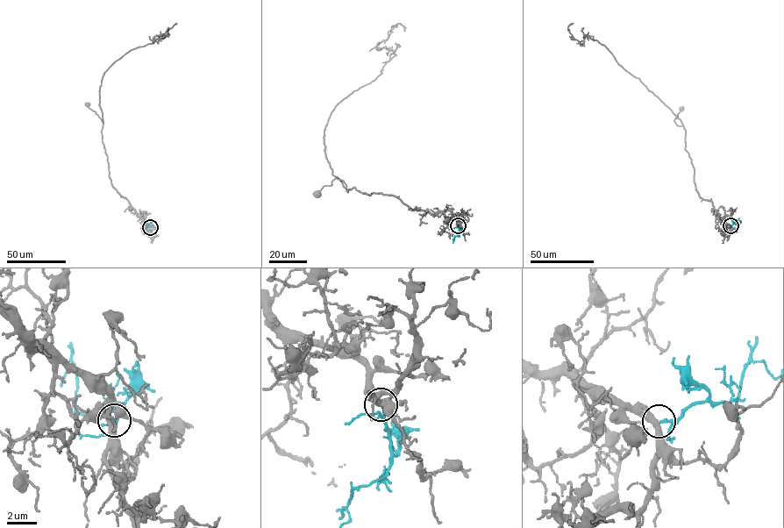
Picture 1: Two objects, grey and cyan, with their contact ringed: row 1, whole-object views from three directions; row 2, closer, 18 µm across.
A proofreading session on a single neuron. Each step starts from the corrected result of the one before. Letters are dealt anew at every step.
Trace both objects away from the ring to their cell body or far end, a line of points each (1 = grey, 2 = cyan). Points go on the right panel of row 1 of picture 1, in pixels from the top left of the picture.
1: (730, 225), (718, 219), (712, 202), (696, 189), (694, 168), (685, 149), (686, 130), (674, 119), (681, 109)
2: (730, 225), (741, 220)

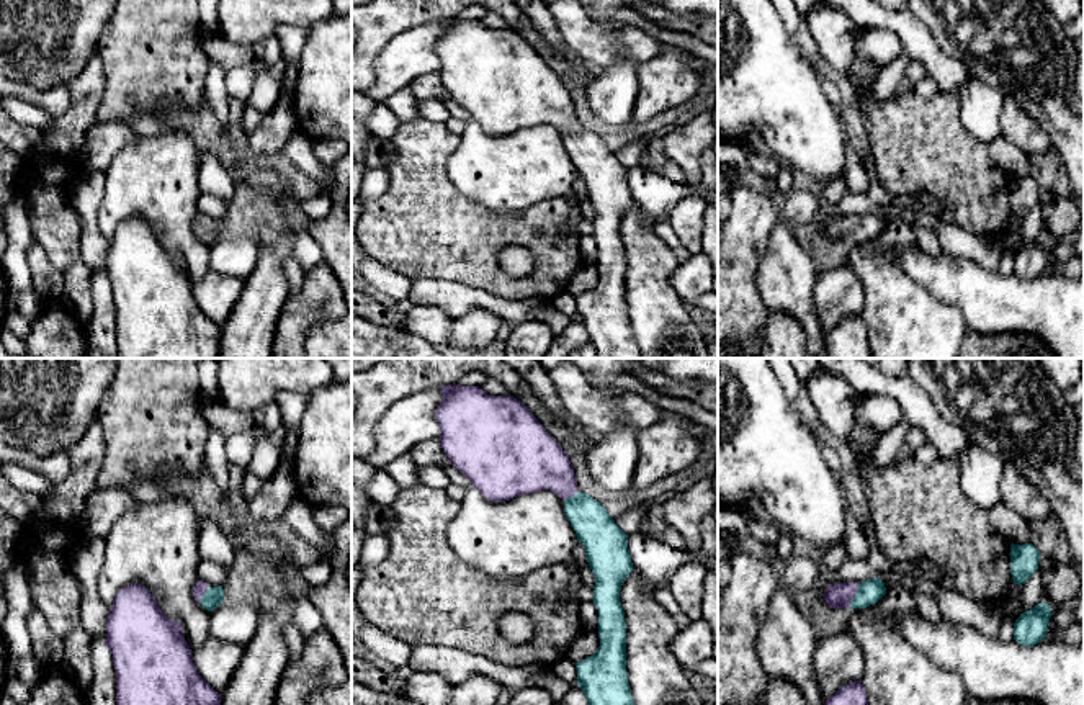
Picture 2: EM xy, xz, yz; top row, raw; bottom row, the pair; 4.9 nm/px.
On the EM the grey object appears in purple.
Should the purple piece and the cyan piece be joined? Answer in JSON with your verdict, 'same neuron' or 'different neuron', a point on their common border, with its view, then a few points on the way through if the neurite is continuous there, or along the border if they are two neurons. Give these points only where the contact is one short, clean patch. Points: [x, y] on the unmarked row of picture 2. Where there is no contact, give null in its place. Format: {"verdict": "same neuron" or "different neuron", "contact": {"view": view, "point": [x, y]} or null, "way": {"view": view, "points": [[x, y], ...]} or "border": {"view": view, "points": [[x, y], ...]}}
{"verdict": "same neuron", "contact": {"view": "yz", "point": [854, 229]}, "way": {"view": "yz", "points": [[837, 229], [854, 229], [868, 226]]}}

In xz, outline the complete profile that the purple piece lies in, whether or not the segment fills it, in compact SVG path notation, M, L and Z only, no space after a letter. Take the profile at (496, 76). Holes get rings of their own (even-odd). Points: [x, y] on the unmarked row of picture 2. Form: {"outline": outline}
{"outline": "M456 16L438 21L443 26L435 46L440 79L450 98L456 100L487 134L505 136L541 123L549 123L564 134L567 154L584 178L587 196L595 208L594 237L598 244L600 280L595 288L576 296L577 319L584 324L597 358L641 358L626 308L626 255L620 236L621 219L633 204L628 168L598 134L577 124L569 90L517 31L490 29L479 20Z"}

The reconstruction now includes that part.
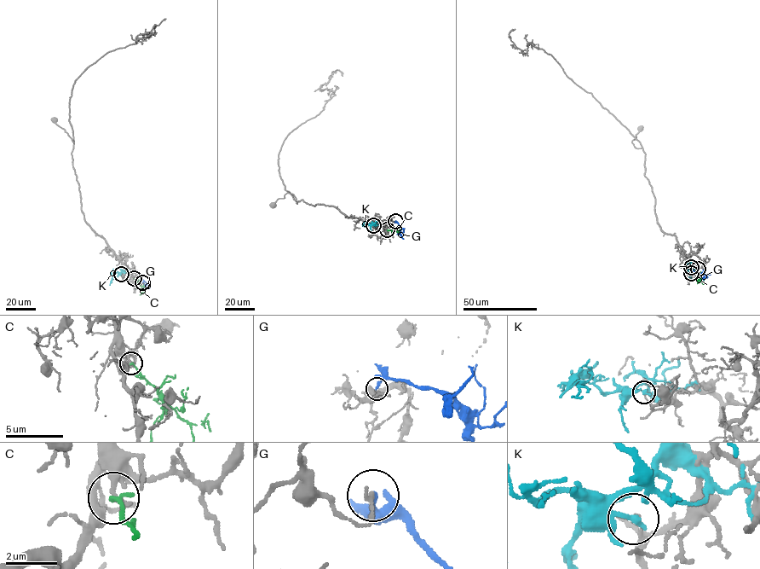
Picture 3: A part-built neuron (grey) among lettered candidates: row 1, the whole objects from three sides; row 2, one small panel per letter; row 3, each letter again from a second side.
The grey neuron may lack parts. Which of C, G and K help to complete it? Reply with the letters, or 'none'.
C

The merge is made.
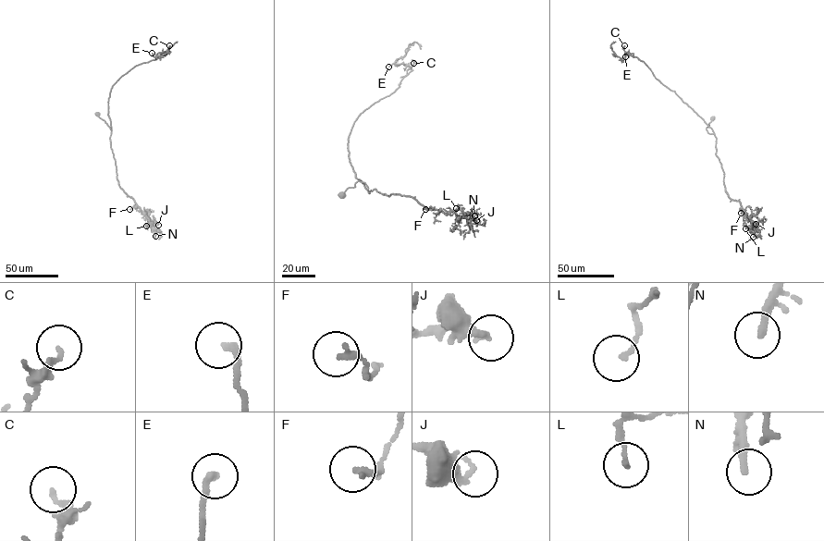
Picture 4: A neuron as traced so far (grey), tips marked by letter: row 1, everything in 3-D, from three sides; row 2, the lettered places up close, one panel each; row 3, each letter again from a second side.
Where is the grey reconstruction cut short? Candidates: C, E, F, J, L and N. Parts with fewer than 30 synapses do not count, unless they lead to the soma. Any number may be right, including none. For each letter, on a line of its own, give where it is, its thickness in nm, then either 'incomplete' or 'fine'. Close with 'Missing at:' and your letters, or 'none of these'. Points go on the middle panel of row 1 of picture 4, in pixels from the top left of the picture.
C: at (413, 63); 160 nm thick; fine
E: at (388, 67); 240 nm thick; fine
F: at (425, 209); 200 nm thick; fine
J: at (476, 220); 320 nm thick; fine
L: at (456, 208); 130 nm thick; fine
N: at (474, 215); 240 nm thick; fine
Missing at: none of these

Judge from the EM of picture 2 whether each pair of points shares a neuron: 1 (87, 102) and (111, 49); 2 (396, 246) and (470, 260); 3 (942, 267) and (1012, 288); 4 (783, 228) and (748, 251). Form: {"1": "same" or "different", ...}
{"1": "different", "2": "same", "3": "same", "4": "different"}

